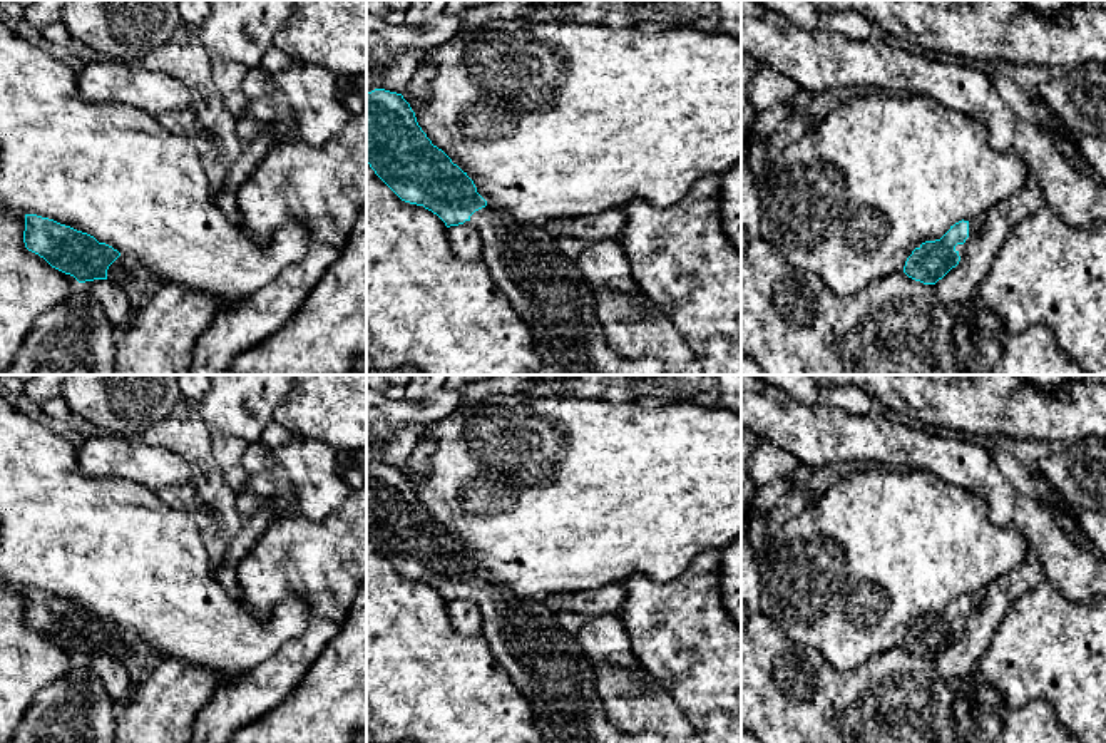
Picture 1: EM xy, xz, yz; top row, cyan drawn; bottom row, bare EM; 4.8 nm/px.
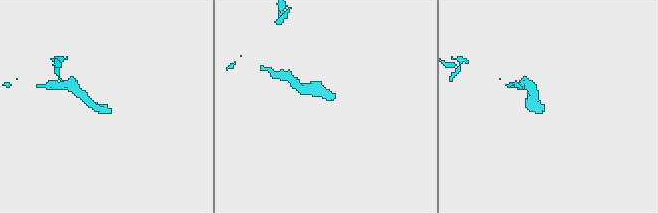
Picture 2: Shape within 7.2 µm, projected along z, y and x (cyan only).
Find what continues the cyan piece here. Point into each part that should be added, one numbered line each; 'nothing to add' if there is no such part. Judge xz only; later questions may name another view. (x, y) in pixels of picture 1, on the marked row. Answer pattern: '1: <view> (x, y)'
1: xz (556, 302)

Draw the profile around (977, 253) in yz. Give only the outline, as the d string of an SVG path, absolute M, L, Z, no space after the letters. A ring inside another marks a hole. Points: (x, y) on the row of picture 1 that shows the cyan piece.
M1027 184L1007 201L994 204L982 216L981 229L960 244L959 264L934 284L942 305L950 310L962 310L972 298L975 286L987 276L1009 229L1042 206L1046 201L1037 184Z

